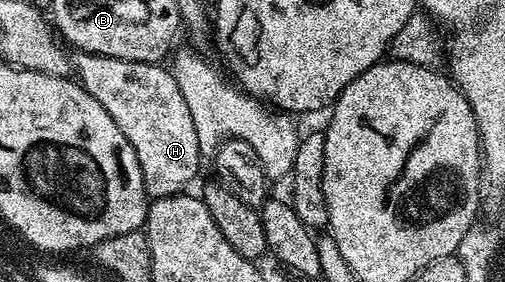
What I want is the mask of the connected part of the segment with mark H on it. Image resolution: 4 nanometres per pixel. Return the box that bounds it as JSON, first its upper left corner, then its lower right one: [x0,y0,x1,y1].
[71,51,203,198]

